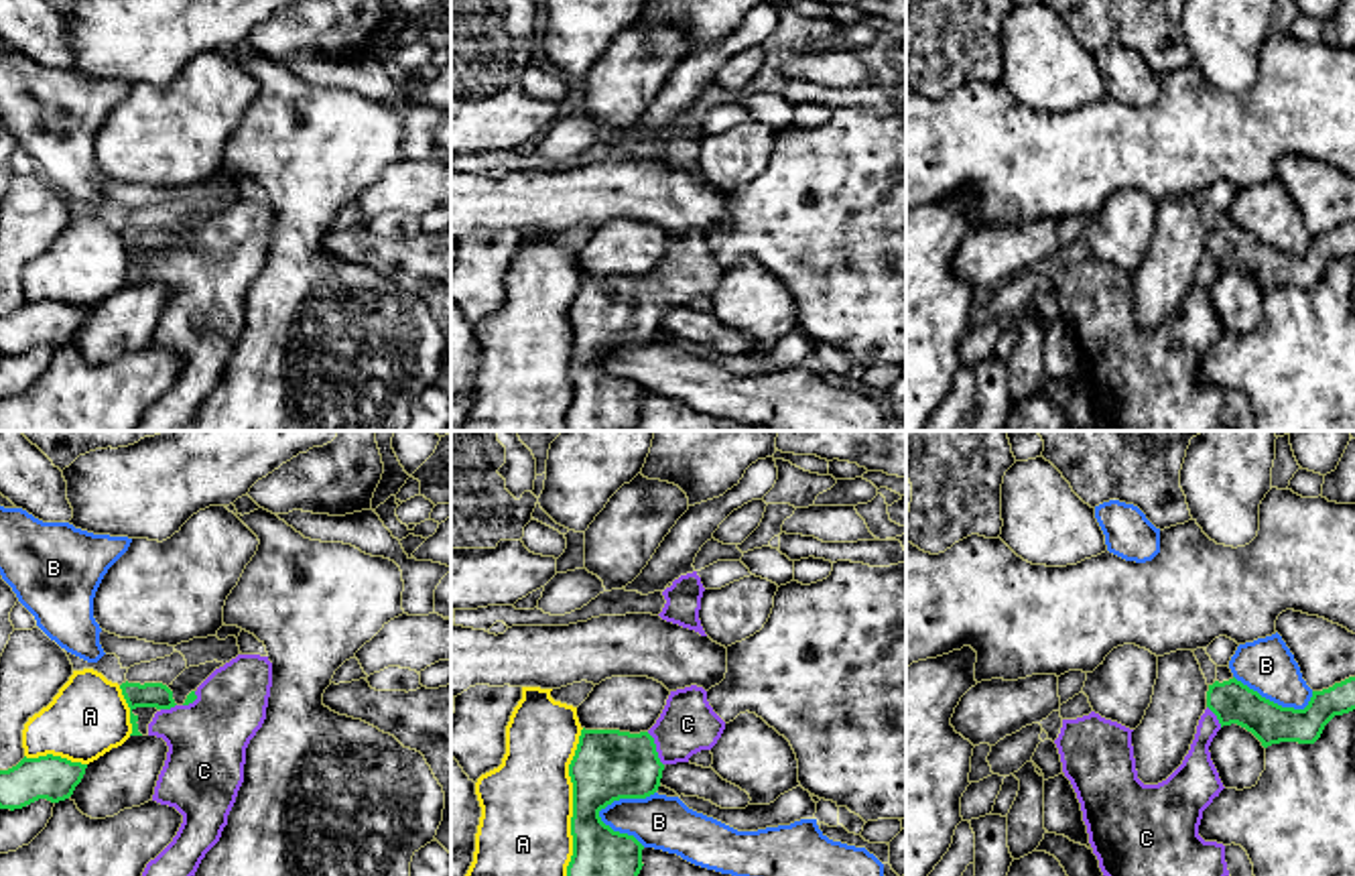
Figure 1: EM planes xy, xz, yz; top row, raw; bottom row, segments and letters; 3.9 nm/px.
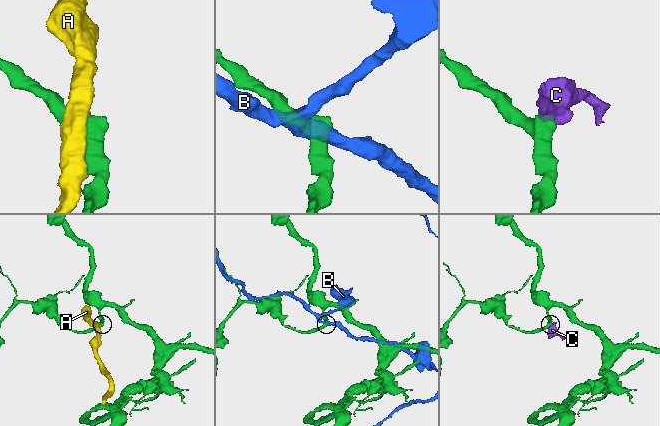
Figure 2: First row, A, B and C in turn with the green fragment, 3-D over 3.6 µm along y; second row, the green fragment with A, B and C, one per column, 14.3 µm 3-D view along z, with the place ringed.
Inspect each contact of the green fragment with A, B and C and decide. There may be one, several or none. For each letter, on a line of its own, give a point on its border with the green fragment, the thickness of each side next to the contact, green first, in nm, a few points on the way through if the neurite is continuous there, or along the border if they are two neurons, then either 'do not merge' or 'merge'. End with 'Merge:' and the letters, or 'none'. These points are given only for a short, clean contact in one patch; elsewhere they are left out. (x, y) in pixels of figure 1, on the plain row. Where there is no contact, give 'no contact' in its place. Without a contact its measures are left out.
A: contact xz (573, 352); calibres 280 and 380 nm; do not merge
B: contact xz (624, 342); calibres 280 and 220 nm; do not merge
C: contact xz (655, 293); calibres 280 and 220 nm; way xz (608, 309), (632, 309), (655, 293), (671, 285), (687, 269); merge
Merge: C

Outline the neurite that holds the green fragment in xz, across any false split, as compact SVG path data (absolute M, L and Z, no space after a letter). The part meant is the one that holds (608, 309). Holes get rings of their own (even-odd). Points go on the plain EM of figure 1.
M703 232L670 236L648 276L581 274L569 309L573 327L573 400L569 431L634 431L644 390L614 376L599 356L620 343L646 343L660 331L666 309L711 295L725 274Z

